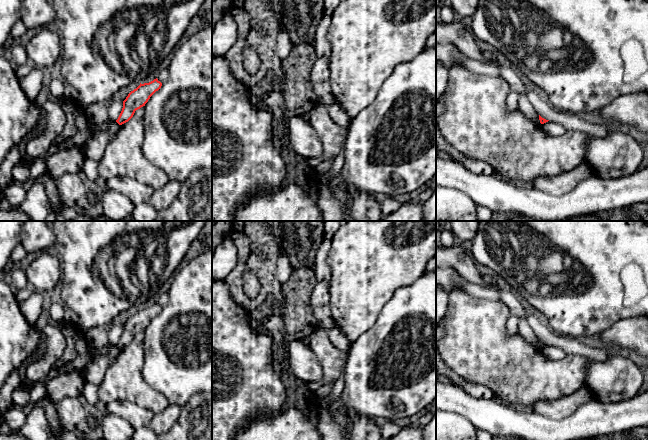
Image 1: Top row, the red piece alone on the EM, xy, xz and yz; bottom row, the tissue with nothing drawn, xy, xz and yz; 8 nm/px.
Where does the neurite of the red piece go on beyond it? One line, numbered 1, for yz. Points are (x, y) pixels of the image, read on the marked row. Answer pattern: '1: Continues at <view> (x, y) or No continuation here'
1: No continuation here

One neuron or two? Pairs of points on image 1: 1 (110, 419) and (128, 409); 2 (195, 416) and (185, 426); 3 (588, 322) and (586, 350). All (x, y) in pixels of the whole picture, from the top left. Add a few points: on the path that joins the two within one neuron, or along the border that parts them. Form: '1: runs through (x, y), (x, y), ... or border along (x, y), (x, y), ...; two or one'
1: border along (105, 412), (124, 418), (135, 428); two
2: runs through (193, 418), (187, 424); one
3: border along (562, 334), (585, 340); two

